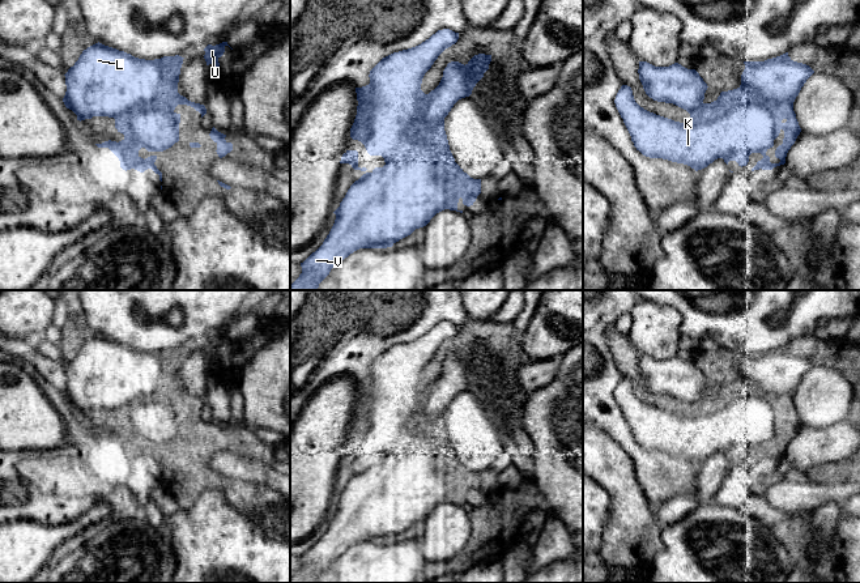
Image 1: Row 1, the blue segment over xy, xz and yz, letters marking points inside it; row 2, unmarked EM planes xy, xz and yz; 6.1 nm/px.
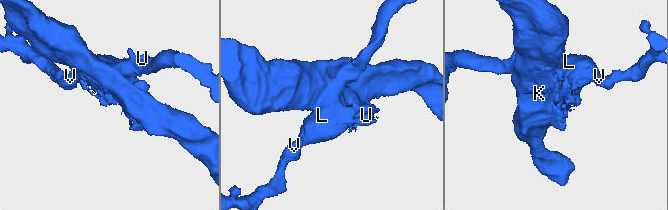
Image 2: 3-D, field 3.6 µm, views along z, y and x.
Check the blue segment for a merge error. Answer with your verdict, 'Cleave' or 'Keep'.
Cleave

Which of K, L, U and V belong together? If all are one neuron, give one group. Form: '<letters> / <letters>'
K U / L V

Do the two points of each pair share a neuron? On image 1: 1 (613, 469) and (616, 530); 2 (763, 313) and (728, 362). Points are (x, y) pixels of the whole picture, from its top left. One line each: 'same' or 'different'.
1: same
2: different

